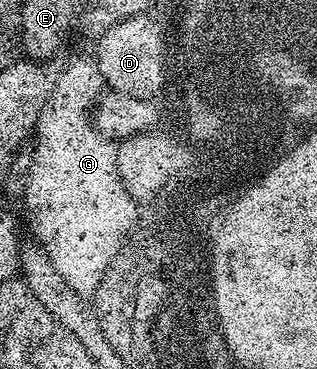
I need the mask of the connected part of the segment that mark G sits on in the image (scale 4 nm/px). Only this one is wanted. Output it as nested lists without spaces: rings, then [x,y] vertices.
[[[96,60],[73,61],[62,73],[56,76],[53,83],[53,90],[51,91],[51,99],[47,99],[47,107],[43,107],[43,111],[37,120],[35,130],[35,167],[31,167],[31,179],[27,183],[23,198],[23,204],[29,208],[29,221],[33,224],[32,236],[44,247],[47,255],[51,255],[51,263],[55,263],[55,268],[59,271],[59,275],[63,275],[63,279],[67,279],[67,283],[71,283],[71,287],[75,287],[75,291],[86,295],[96,293],[99,283],[107,271],[107,267],[116,260],[117,252],[122,249],[127,238],[132,234],[129,232],[132,231],[133,224],[137,221],[137,209],[139,209],[138,202],[133,201],[131,195],[127,195],[127,191],[119,179],[119,171],[117,170],[117,145],[110,138],[104,137],[93,123],[91,114],[96,106],[97,98],[101,96],[102,92],[103,80],[100,70],[97,69]]]

